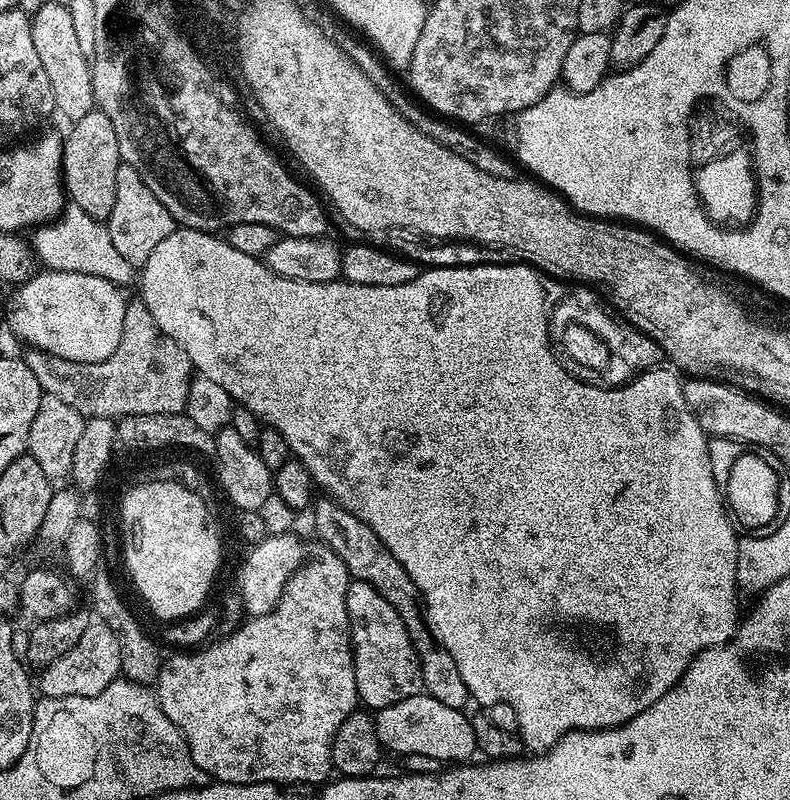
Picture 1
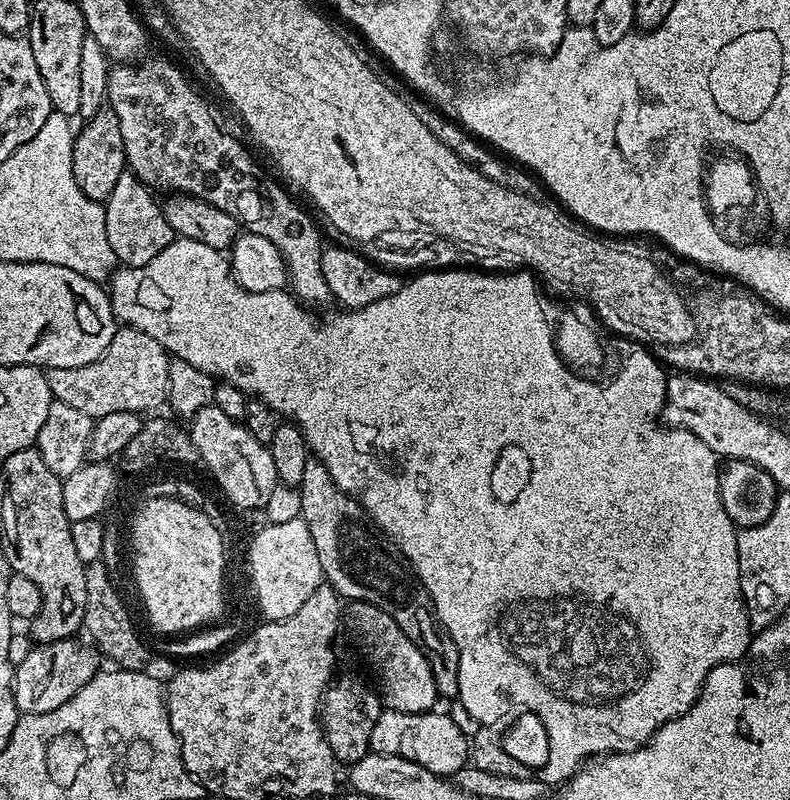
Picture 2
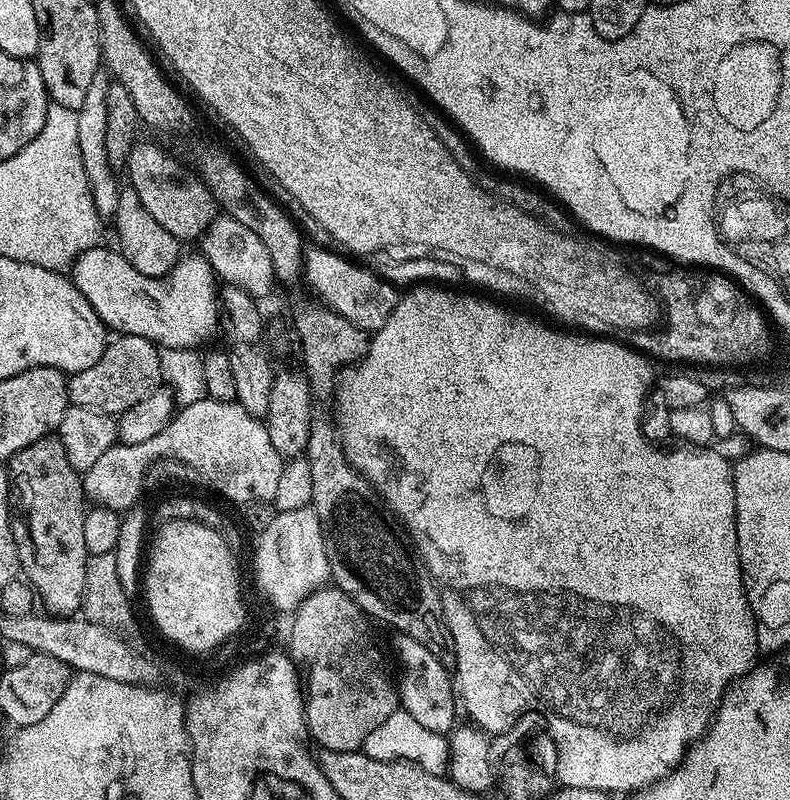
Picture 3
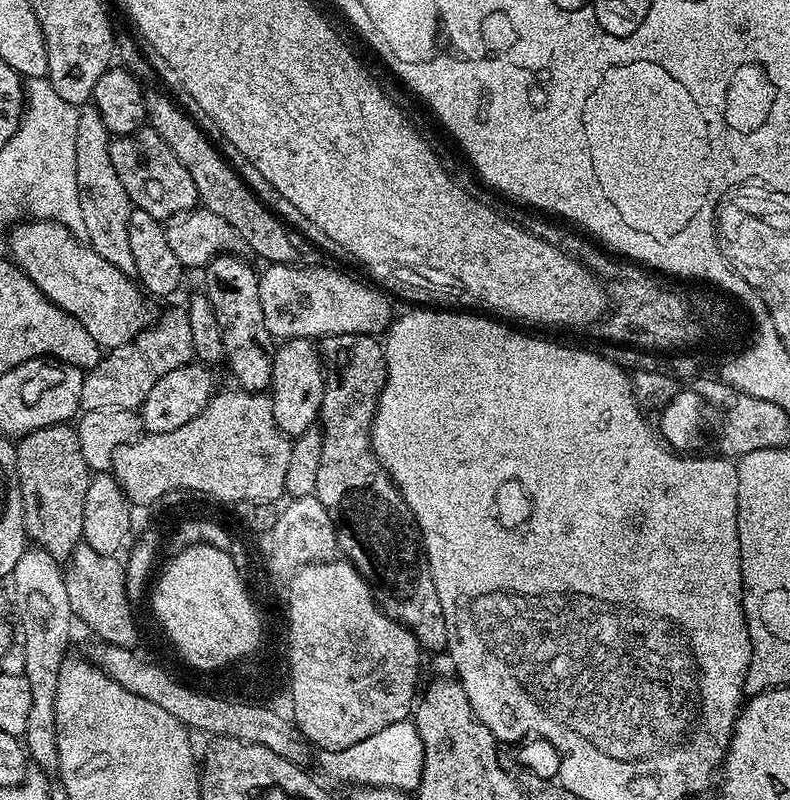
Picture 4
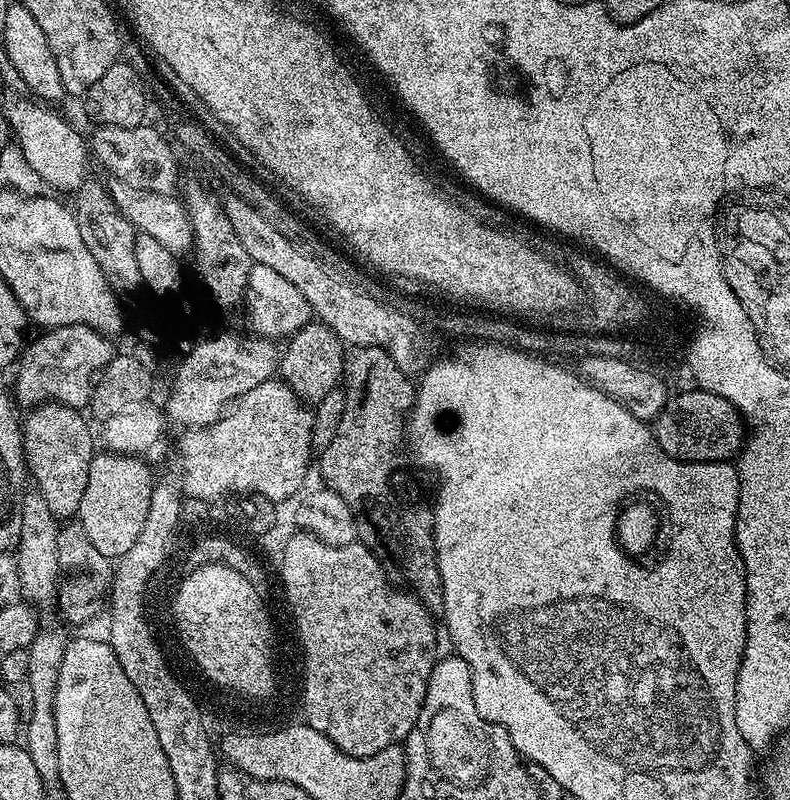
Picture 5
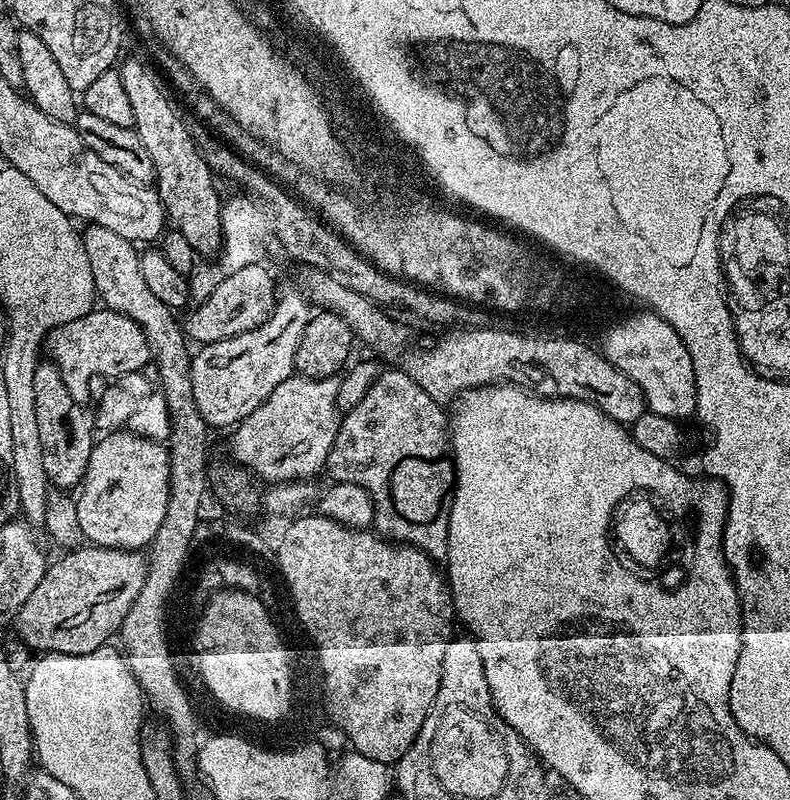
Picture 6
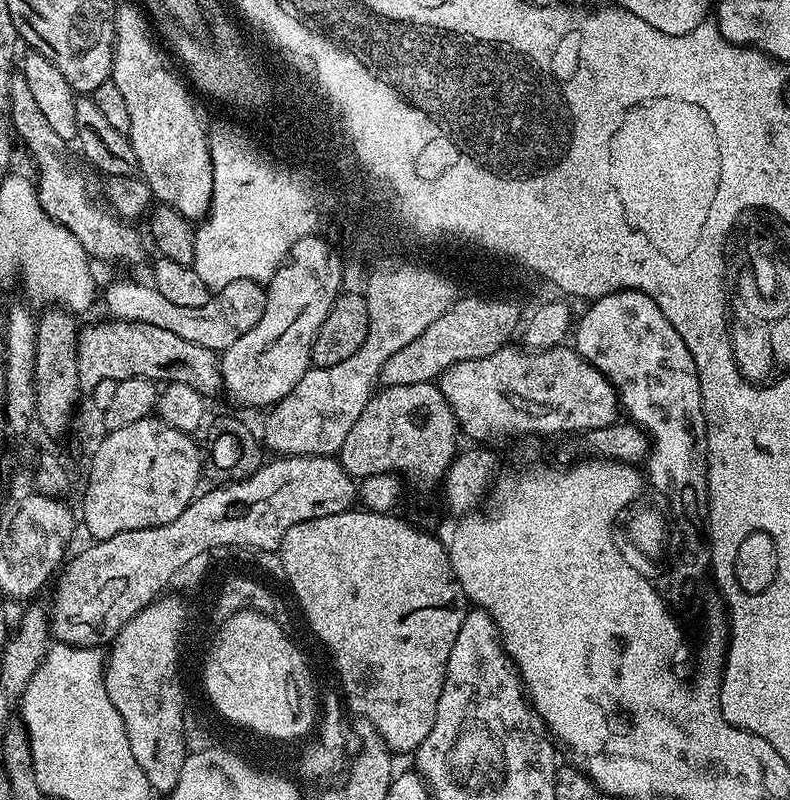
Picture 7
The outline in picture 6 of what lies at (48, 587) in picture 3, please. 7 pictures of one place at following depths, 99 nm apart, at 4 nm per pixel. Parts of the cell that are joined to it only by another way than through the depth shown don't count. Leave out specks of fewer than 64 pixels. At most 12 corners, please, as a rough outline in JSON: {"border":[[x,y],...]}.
{"border":[[56,364],[34,370],[34,410],[49,481],[75,489],[94,424]]}

